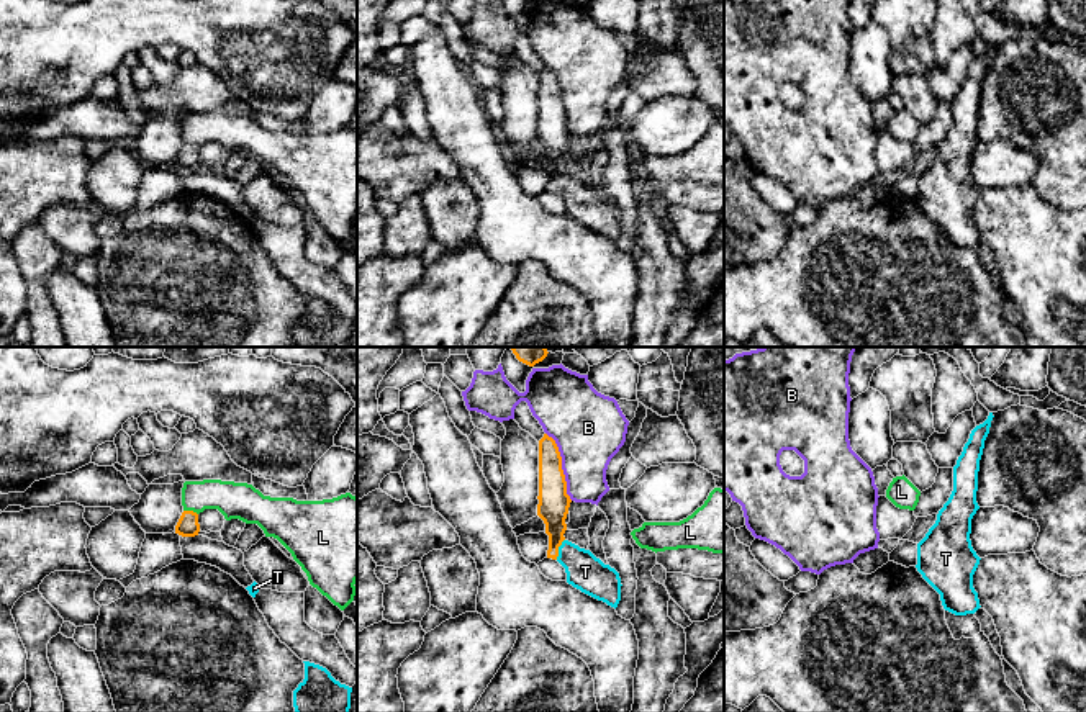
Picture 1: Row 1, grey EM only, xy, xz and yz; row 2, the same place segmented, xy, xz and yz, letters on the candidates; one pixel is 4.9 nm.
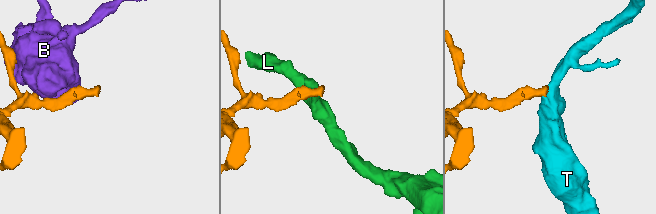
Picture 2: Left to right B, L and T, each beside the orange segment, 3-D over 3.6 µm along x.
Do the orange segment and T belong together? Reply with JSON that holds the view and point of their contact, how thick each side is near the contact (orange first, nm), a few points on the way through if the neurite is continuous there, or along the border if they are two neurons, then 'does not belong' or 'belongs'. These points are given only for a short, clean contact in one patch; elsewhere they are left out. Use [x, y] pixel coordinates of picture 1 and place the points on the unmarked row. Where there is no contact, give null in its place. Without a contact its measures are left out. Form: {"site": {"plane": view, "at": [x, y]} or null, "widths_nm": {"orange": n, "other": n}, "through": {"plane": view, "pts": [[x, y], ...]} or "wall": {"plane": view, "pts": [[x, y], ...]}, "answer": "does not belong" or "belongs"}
{"site": {"plane": "xz", "at": [557, 182]}, "widths_nm": {"orange": 150, "other": 180}, "through": {"plane": "xz", "pts": [[554, 136], [557, 182], [565, 185], [585, 205]]}, "answer": "belongs"}

